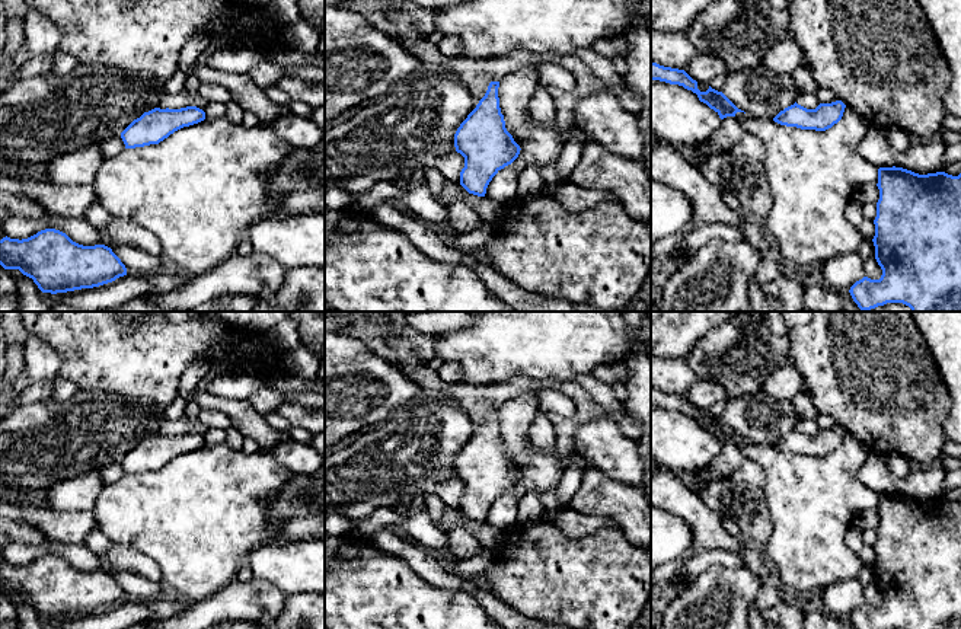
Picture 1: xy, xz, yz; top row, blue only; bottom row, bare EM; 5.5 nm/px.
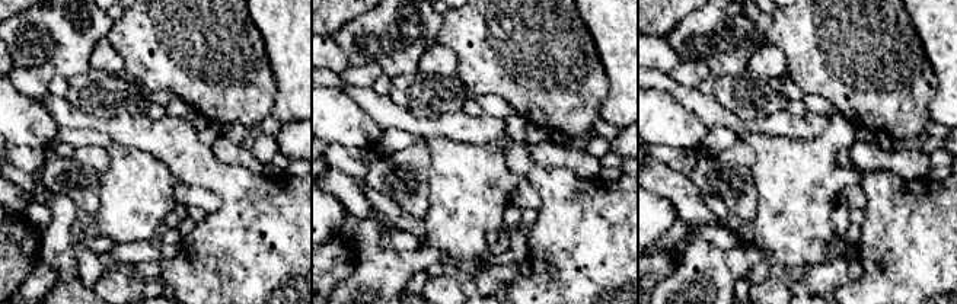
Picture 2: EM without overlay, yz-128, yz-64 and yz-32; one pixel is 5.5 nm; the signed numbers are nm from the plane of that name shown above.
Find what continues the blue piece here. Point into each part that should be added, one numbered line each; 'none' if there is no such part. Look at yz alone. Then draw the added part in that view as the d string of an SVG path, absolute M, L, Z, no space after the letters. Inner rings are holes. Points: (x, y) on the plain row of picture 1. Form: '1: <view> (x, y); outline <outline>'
none

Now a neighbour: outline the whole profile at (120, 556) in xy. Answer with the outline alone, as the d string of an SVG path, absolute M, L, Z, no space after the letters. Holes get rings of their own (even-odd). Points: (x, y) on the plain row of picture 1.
M112 543L108 552L99 555L102 571L112 574L118 571L134 572L151 582L162 582L162 569L150 558L131 546Z

